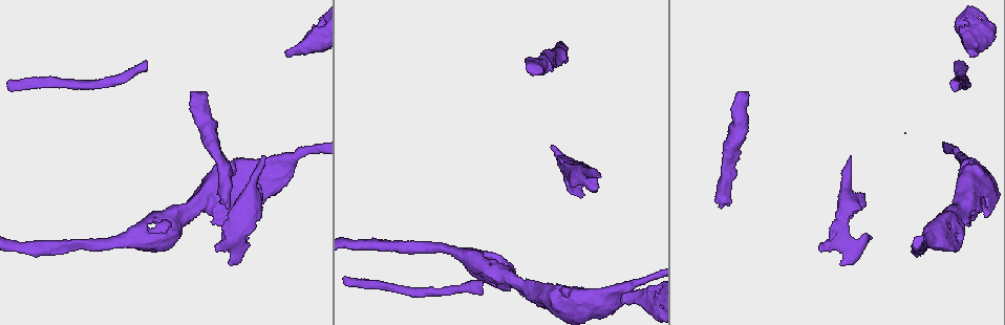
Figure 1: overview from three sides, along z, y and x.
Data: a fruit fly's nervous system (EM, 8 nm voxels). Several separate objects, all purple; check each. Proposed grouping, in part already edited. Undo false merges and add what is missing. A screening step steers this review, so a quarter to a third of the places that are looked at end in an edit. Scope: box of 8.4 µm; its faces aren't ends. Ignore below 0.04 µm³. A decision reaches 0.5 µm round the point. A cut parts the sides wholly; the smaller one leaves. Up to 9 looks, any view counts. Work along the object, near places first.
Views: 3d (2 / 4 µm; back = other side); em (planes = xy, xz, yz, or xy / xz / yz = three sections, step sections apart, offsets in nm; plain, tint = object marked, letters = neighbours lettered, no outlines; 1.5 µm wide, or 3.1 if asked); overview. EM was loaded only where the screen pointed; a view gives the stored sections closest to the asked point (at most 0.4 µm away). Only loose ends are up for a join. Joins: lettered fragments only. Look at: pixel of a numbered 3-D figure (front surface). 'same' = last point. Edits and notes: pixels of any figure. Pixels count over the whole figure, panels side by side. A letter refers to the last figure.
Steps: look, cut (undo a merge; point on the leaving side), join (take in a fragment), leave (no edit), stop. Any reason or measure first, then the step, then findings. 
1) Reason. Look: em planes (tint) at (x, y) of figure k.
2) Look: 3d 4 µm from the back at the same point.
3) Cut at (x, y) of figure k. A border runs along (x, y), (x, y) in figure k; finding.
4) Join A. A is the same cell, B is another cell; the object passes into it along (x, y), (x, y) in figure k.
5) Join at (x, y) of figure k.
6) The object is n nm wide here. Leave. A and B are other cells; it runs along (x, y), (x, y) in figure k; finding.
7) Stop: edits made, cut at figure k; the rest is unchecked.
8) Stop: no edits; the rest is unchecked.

Free end. Look: 3d 4 µm at (621, 299) of figure 1.

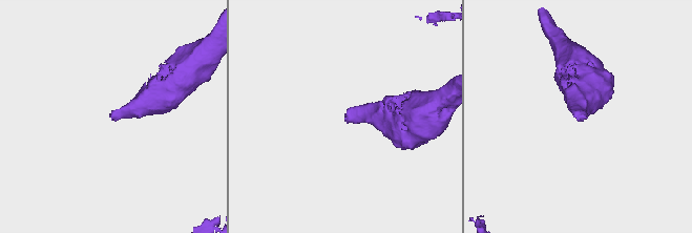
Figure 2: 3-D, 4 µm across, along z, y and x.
Shape alone is not enough. Look: em xz step 4 (plain) at (344, 119) of figure 2.

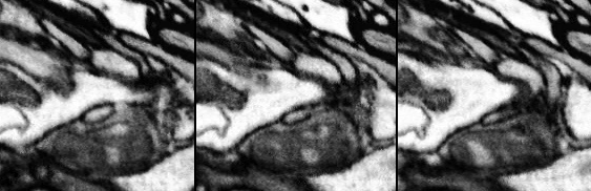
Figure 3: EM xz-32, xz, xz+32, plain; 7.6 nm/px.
See the neighbours. Look: em xz step 4 (letters) at the same point.

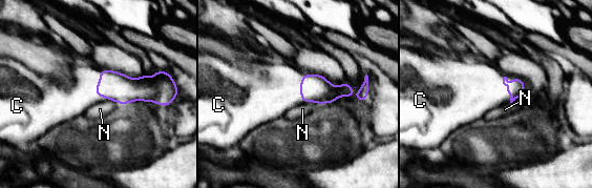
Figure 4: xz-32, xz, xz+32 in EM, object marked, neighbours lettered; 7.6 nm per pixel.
Join C. C is the same cell, N is another cell; the object passes into it along (516, 88), (506, 90), (473, 88) in figure 4; the cell continues.

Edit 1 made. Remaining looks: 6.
Redraw. Look: overview.

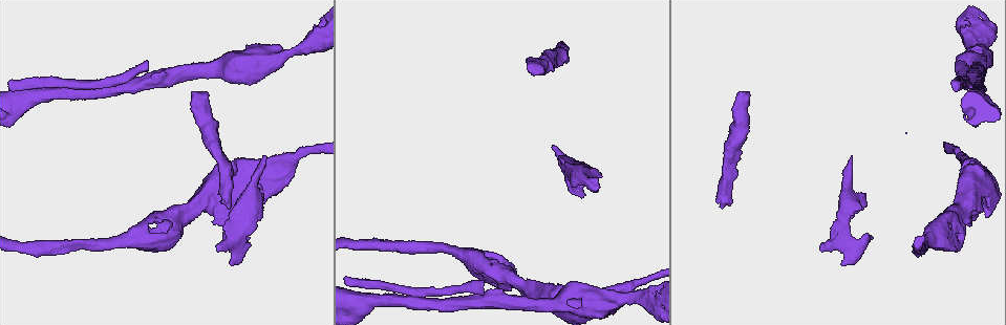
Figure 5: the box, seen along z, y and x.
Free end. Look: em planes (letters) at (264, 156) of figure 5.

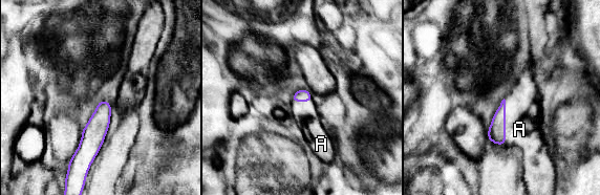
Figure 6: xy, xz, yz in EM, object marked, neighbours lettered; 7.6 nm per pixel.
Join A. A is the same cell; the cell continues.

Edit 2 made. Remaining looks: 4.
Free end. Look: em yz step 8 (letters) at (554, 147) of figure 5.

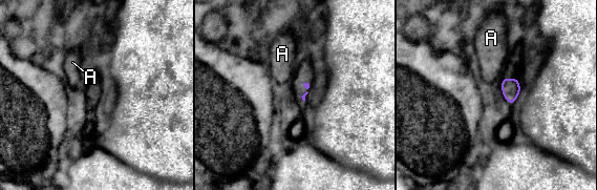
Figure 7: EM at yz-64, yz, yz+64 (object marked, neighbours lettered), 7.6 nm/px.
Leave. A is another cell; a border runs along (505, 78), (500, 81) in figure 7; no lettered fragment goes on from it.

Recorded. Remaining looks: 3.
Branch stops here. Look: 3d 2 µm at (229, 209) of figure 5.

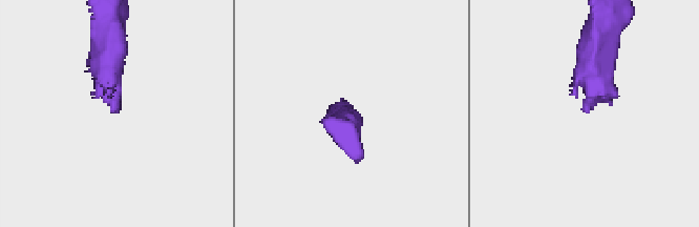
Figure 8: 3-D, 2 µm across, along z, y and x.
Look: em 3.1 µm yz step 16 (letters) at (113, 111) of figure 8.

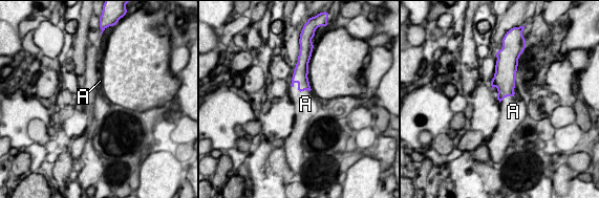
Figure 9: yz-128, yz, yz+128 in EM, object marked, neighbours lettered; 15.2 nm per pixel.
Join A. A is the same cell; the object passes into it along (300, 74), (298, 90), (305, 104) in figure 9; the cell continues.

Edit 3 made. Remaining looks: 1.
Stop: edits made, join at figure 4, join at figure 6, join at figure 9; the rest is unchecked.

